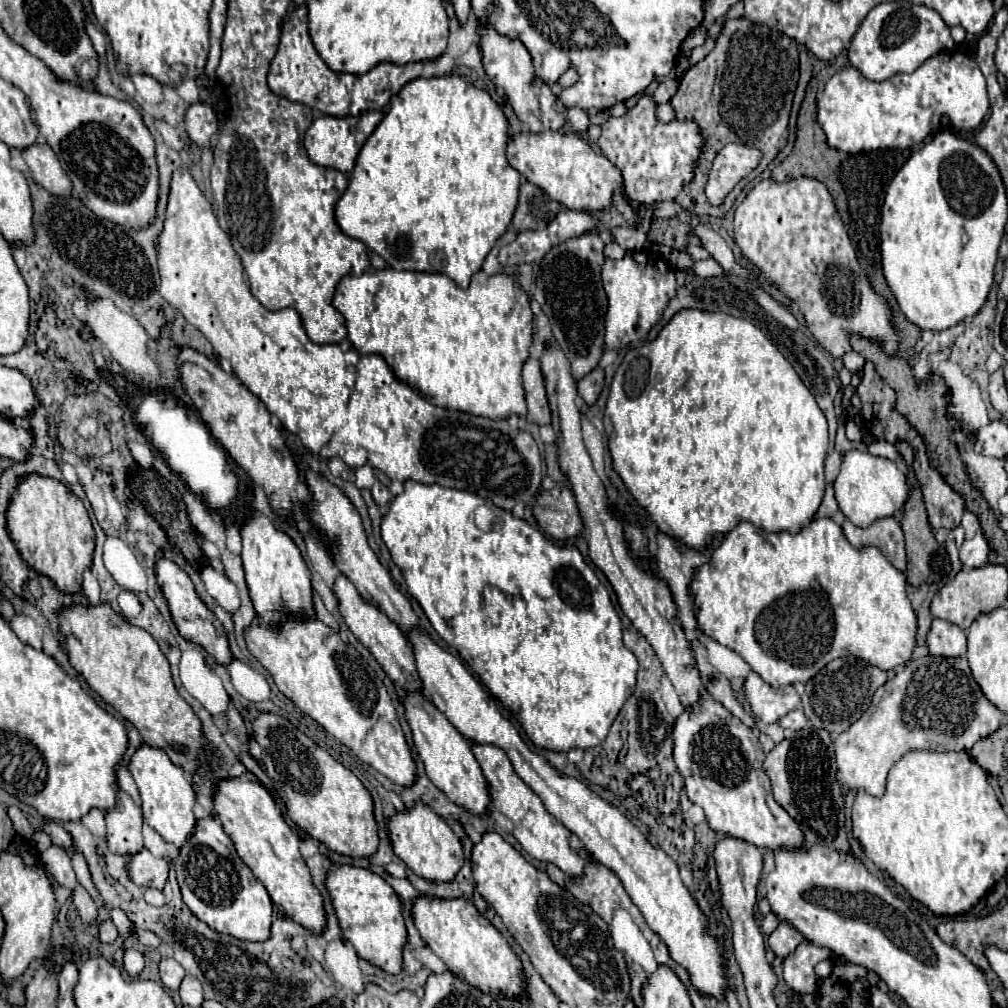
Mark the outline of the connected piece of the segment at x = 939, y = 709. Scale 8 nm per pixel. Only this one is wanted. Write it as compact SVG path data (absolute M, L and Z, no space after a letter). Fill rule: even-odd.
M926 656L920 660L910 660L892 680L880 686L872 698L870 708L856 720L846 732L834 740L836 762L838 762L838 780L844 788L860 790L864 788L872 796L884 794L884 782L888 770L908 752L908 750L970 750L974 742L992 734L1002 720L1002 712L994 708L986 696L980 692L980 686L970 674L968 660L958 658L938 658Z

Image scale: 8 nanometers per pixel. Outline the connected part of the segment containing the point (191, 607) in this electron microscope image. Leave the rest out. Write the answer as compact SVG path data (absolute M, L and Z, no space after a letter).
M162 556L162 558L158 560L158 564L156 564L156 578L158 578L158 584L160 584L166 600L168 600L168 606L170 606L170 612L172 612L172 620L176 622L178 632L180 632L186 640L202 646L210 656L216 658L218 664L228 666L234 656L232 656L232 652L230 652L226 632L224 632L220 620L218 620L218 618L204 606L204 602L198 598L190 576L188 576L178 564L174 564L172 560L168 560L168 558Z

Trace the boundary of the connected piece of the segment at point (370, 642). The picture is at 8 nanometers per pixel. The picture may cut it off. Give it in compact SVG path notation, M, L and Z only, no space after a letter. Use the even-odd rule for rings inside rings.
M344 574L336 576L334 594L340 602L340 612L348 624L348 628L372 652L372 656L382 666L382 670L390 676L390 680L396 684L396 688L398 690L402 688L408 694L412 694L414 690L422 690L422 678L418 678L418 670L414 670L414 654L410 654L410 642L406 642L406 636L396 628L396 624L390 622L384 612L380 612L378 608L364 602L362 596L358 594L358 590L354 588L354 584Z

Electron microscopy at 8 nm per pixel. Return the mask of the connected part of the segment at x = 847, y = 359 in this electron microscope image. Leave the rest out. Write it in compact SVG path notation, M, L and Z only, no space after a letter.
M848 352L842 356L842 366L854 376L854 374L860 374L864 370L864 358L858 354L858 352Z

